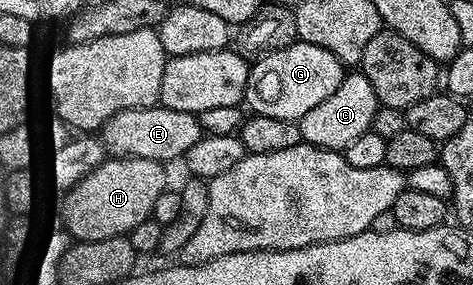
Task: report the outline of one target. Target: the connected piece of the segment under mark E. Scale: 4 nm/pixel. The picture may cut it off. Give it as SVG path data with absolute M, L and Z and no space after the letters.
M165 107L126 109L104 126L104 134L114 147L114 153L123 157L139 157L163 163L185 158L186 152L204 136L202 122L193 113Z

